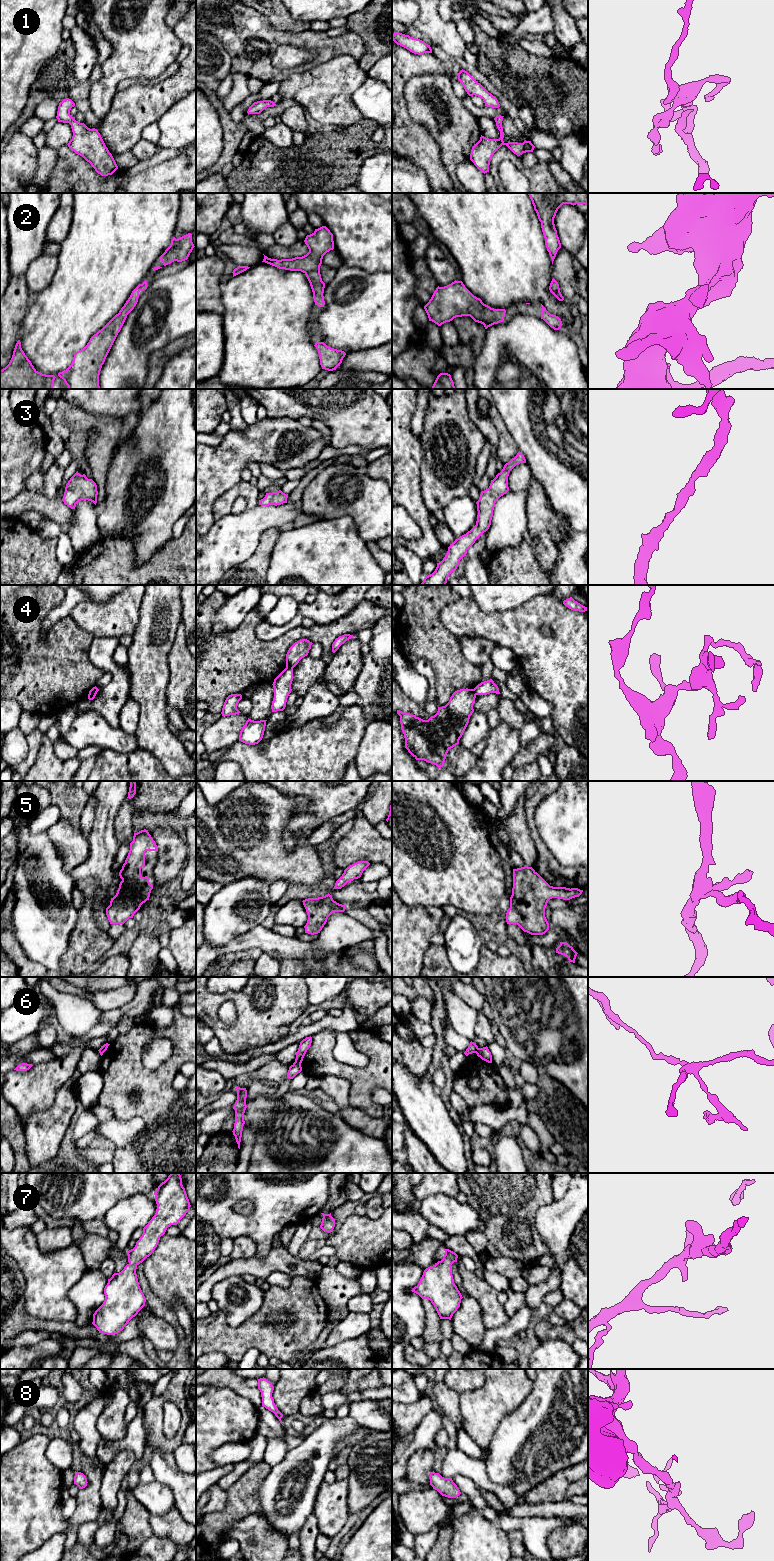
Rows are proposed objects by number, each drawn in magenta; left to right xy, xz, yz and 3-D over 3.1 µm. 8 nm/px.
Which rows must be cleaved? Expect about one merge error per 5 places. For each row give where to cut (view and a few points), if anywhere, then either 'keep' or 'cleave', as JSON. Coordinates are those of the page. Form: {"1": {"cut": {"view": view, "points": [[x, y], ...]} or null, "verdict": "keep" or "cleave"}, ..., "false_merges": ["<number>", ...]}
{"1": {"cut": null, "verdict": "keep"}, "2": {"cut": null, "verdict": "keep"}, "3": {"cut": null, "verdict": "keep"}, "4": {"cut": {"view": "xz", "points": [[286, 666], [292, 668]]}, "verdict": "cleave"}, "5": {"cut": null, "verdict": "keep"}, "6": {"cut": {"view": "xz", "points": [[295, 1060], [300, 1064]]}, "verdict": "cleave"}, "7": {"cut": null, "verdict": "keep"}, "8": {"cut": null, "verdict": "keep"}, "false_merges": ["4", "6"]}

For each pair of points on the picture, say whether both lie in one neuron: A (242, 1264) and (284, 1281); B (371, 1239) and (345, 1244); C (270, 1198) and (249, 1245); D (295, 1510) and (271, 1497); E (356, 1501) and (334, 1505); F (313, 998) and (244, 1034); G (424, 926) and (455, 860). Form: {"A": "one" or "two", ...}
{"A": "two", "B": "one", "C": "two", "D": "one", "E": "two", "F": "two", "G": "two"}

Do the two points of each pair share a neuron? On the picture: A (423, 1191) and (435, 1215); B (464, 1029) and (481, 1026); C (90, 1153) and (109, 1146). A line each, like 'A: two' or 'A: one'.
A: two
B: two
C: one

